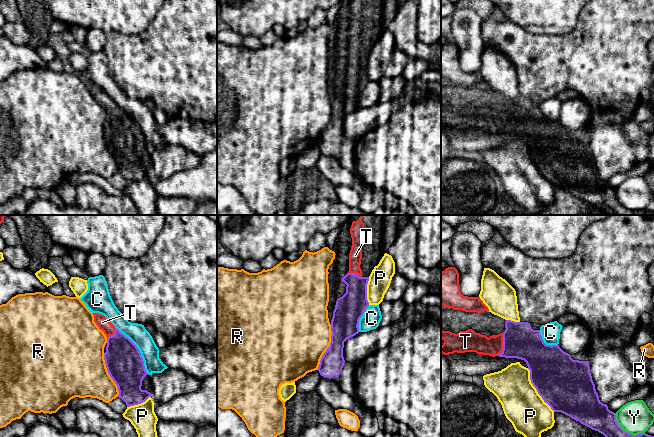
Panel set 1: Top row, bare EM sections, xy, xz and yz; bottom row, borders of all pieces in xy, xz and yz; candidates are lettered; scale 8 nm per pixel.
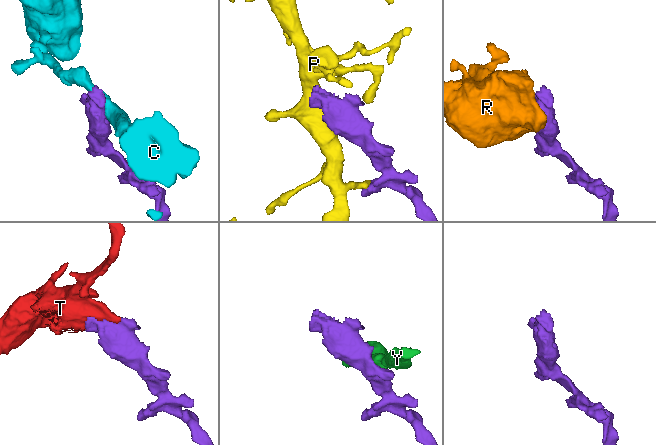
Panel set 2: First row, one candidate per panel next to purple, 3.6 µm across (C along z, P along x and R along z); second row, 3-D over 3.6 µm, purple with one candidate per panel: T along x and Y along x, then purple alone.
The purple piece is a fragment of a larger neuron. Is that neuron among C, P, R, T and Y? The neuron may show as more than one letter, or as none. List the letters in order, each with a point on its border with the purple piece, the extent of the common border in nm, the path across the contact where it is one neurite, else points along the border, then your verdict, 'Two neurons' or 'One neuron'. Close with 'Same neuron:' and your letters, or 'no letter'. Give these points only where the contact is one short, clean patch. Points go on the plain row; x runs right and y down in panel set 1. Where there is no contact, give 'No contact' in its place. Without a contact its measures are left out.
C: Touches purple at xy (138, 125). Shared border 460 nm. Boundary: xy (115, 103), (136, 122), (147, 149). Two neurons
P: Touches purple at yz (536, 165). Shared border 420 nm. Two neurons
R: Touches purple at xz (329, 123). Shared border 380 nm. Two neurons
T: Touches purple at yz (503, 120). Shared border 190 nm. One neuron
Y: Touches purple at yz (626, 208). Shared border 280 nm. Two neurons
Same neuron: T

